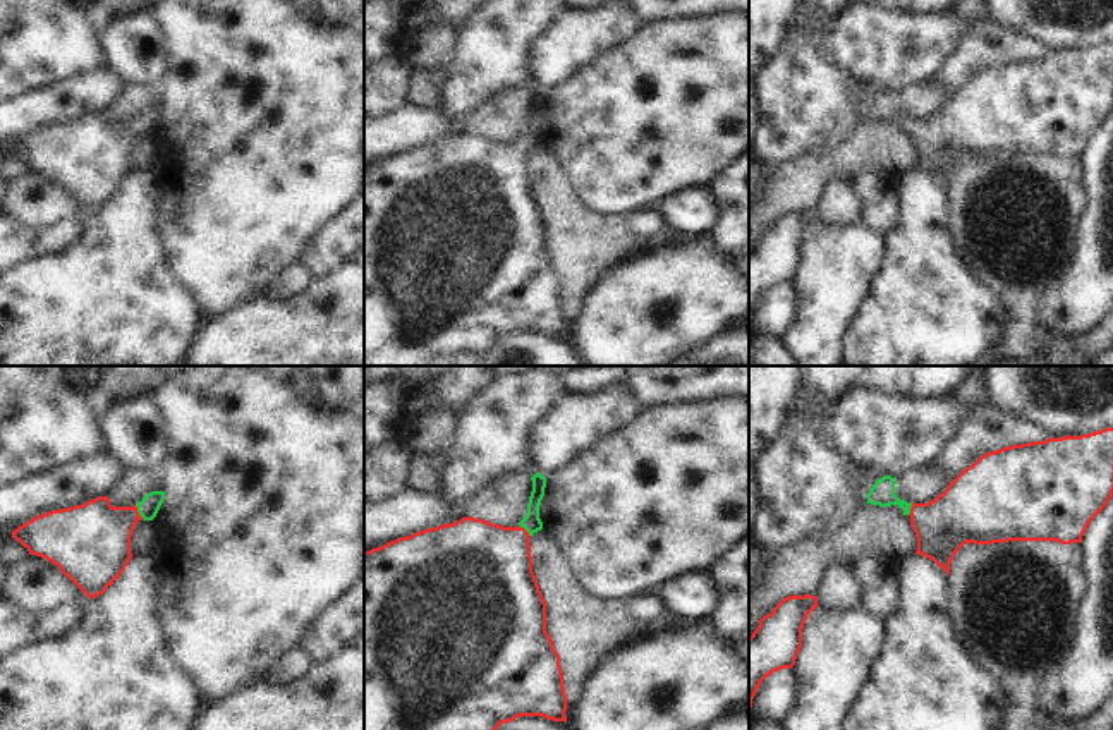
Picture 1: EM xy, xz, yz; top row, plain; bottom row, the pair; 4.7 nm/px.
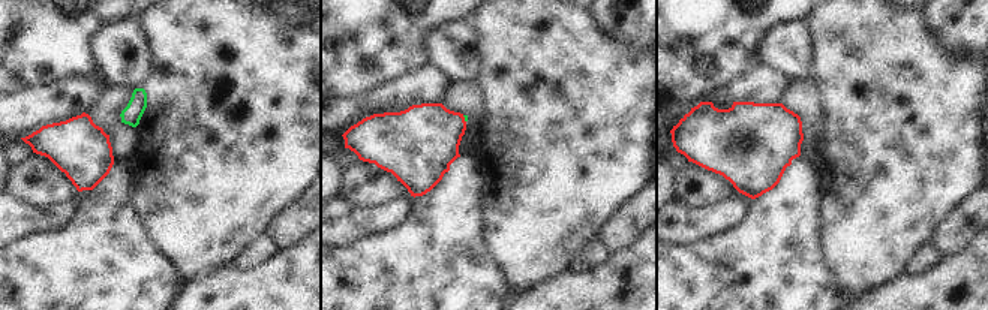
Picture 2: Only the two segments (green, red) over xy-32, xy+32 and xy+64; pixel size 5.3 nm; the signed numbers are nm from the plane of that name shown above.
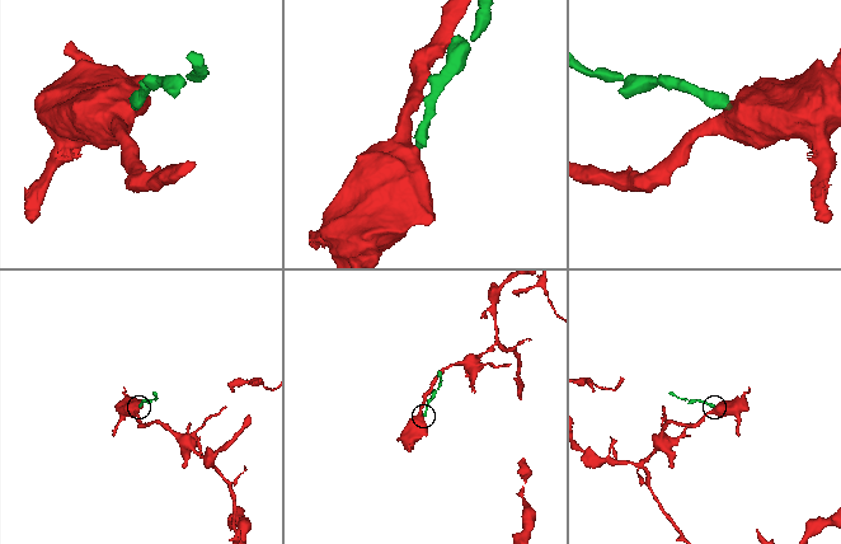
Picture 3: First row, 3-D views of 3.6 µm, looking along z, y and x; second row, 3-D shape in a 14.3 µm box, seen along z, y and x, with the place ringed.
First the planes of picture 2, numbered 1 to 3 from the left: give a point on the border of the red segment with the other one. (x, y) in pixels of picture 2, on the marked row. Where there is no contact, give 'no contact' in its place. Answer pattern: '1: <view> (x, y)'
1: no contact
2: xy+32 (465, 119)
3: no contact

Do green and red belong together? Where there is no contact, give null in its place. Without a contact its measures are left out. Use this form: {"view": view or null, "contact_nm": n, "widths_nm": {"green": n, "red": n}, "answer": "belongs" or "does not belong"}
{"view": "xy", "contact_nm": 80, "widths_nm": {"green": 100, "red": 360}, "answer": "belongs"}

